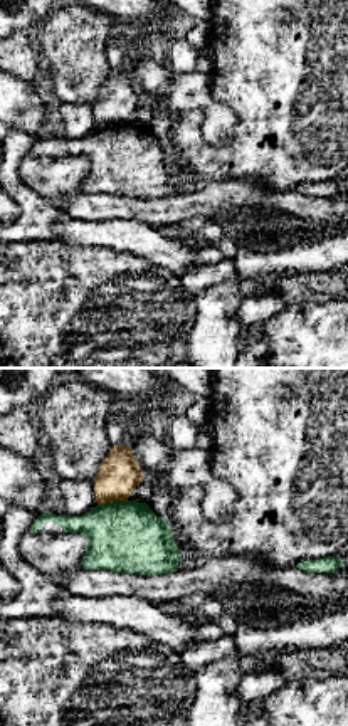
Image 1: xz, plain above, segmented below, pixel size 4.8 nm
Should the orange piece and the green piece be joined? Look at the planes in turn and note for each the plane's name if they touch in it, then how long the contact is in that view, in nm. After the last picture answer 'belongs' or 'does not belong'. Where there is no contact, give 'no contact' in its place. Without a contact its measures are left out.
xz | 150 nm

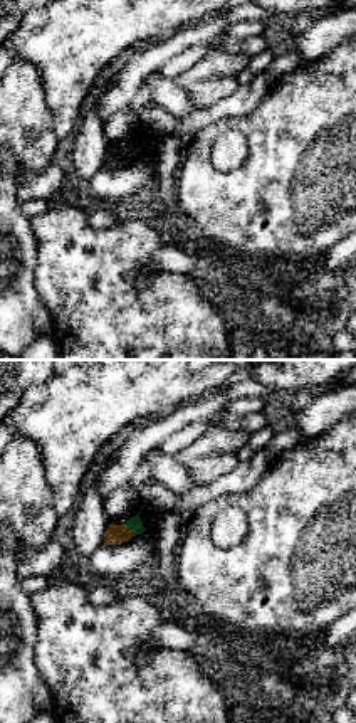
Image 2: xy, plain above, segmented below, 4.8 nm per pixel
xy | 80 nm

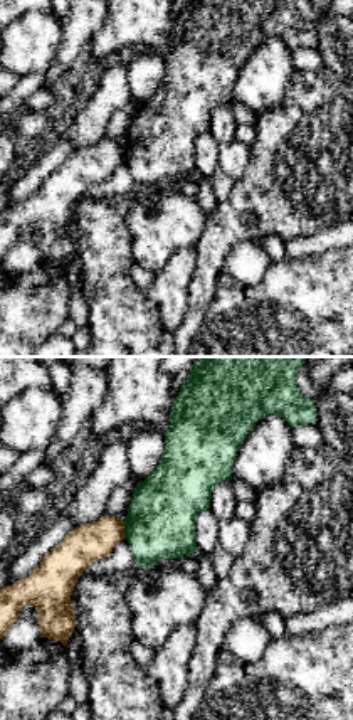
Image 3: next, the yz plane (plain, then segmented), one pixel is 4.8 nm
yz | 80 nm

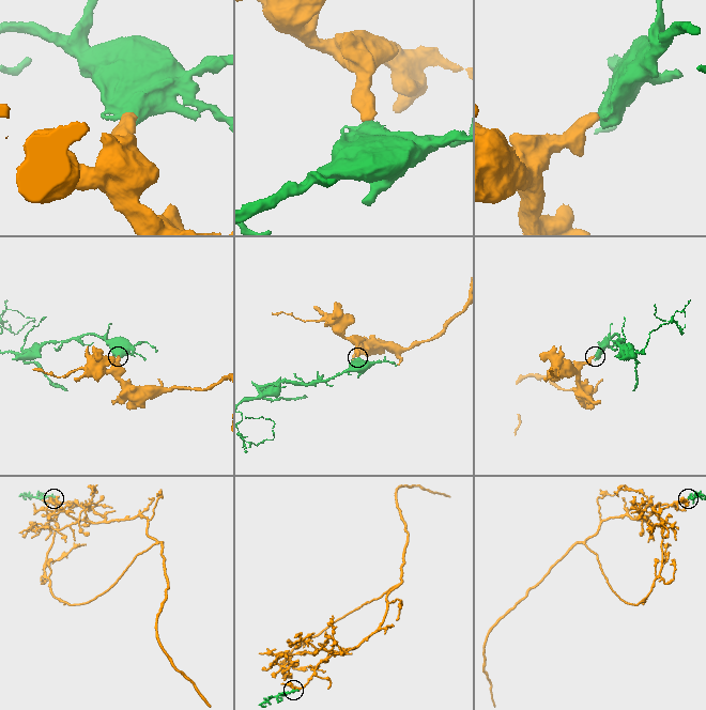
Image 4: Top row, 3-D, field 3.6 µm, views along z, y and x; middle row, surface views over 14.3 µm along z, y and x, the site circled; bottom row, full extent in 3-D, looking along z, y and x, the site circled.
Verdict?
does not belong

